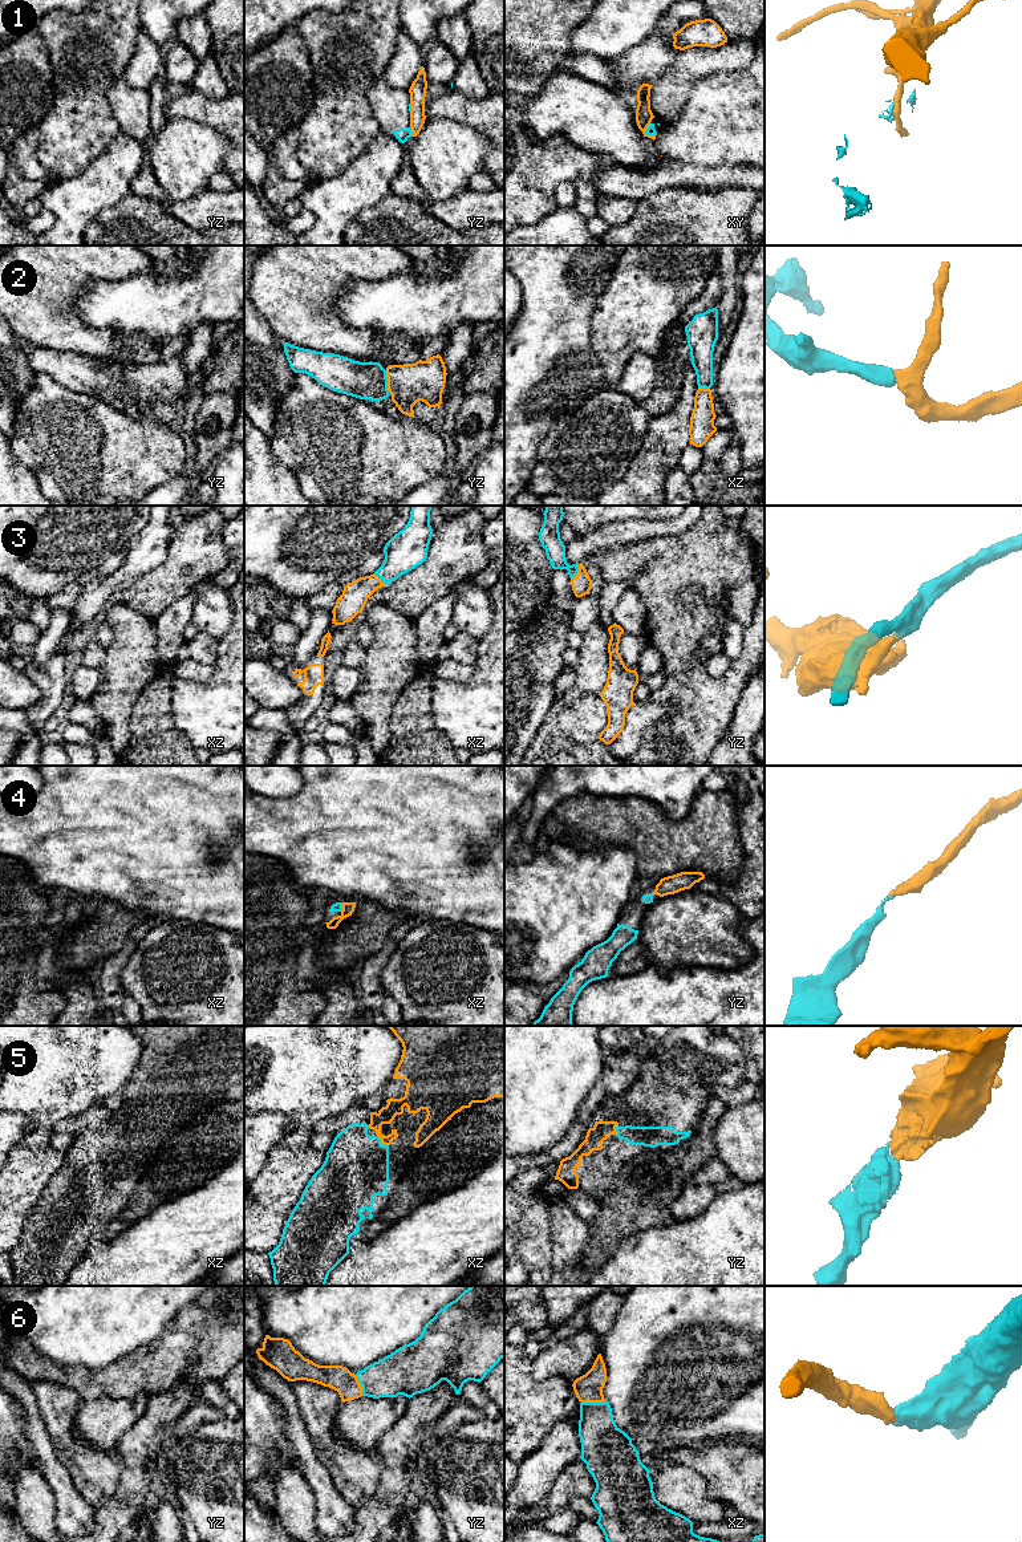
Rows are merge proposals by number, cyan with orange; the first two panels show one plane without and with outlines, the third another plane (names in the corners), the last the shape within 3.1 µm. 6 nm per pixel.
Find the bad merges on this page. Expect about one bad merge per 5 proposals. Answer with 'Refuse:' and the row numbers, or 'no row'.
Refuse: 1

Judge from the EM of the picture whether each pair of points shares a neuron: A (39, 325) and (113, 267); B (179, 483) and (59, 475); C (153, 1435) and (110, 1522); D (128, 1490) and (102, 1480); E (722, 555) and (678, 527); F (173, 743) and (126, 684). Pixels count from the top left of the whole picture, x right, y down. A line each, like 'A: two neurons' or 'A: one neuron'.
A: one neuron
B: two neurons
C: one neuron
D: two neurons
E: two neurons
F: two neurons

